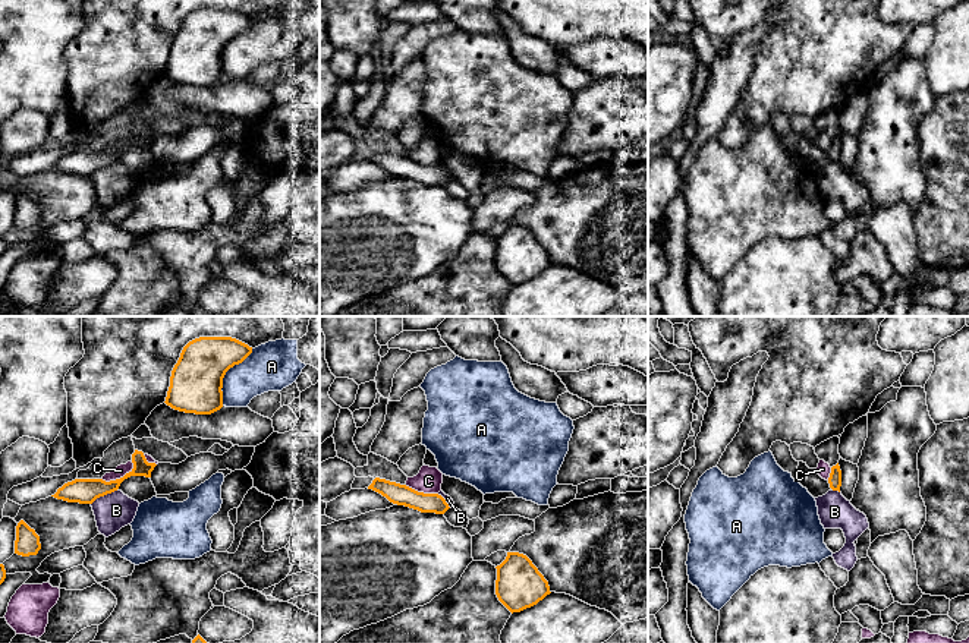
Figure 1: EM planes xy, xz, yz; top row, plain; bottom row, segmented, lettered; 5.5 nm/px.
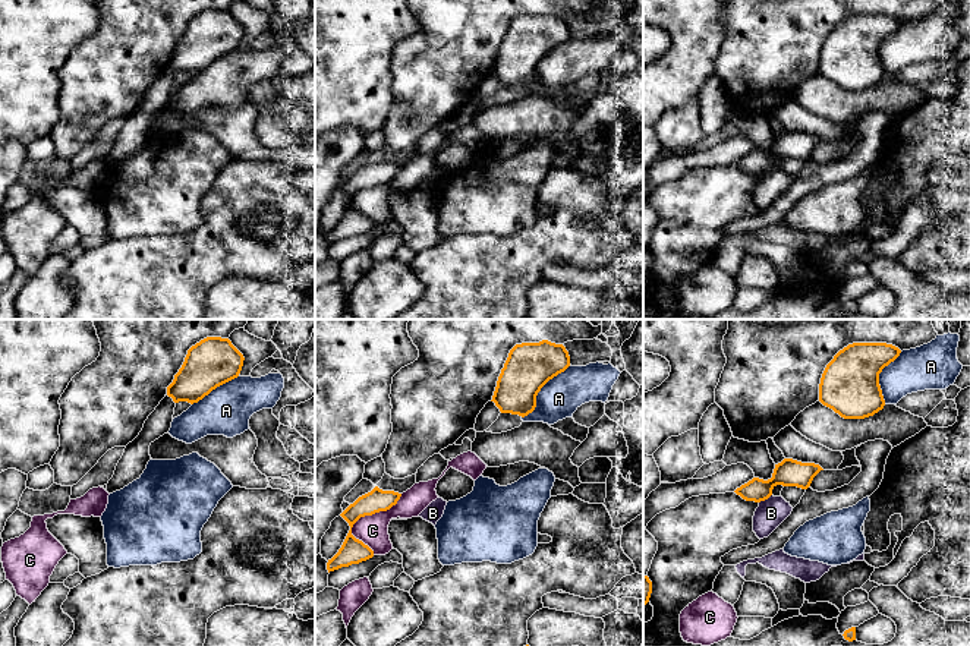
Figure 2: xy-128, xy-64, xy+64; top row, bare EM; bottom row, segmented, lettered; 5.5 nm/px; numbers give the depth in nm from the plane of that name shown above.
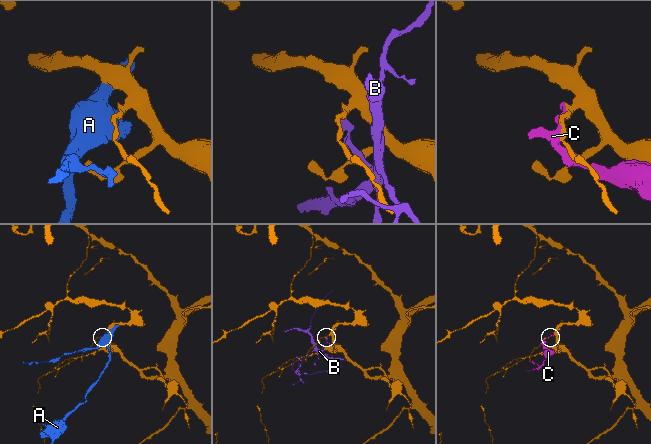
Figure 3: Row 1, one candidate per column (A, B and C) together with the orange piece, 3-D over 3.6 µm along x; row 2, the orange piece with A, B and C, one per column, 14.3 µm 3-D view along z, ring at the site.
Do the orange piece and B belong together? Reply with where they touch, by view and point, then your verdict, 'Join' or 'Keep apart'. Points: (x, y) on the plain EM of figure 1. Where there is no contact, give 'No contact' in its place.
Touches orange at xy (104, 166). Keep apart

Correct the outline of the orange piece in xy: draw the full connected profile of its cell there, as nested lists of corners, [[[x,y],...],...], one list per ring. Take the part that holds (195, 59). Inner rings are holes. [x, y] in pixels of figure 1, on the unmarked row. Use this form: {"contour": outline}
{"contour": [[[199,9],[189,13],[172,42],[164,75],[195,86],[220,82],[226,44],[251,25],[252,19],[232,9]]]}

